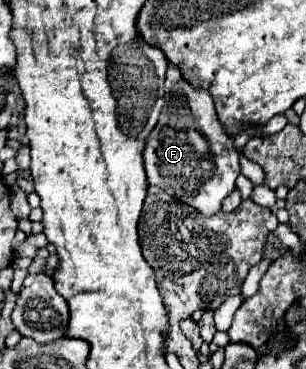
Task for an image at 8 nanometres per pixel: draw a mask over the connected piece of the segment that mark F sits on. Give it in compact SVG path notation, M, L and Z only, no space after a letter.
M172 63L168 65L168 71L166 71L164 99L166 99L166 105L162 109L160 121L148 135L146 147L144 147L144 169L148 175L148 183L158 185L162 191L174 195L182 203L188 203L202 215L212 217L222 211L222 201L236 189L234 181L240 175L240 163L238 163L238 151L234 147L234 141L230 135L218 133L218 129L204 129L204 125L208 123L218 123L222 127L222 123L218 121L210 91L204 87L190 85L190 81L184 79L182 71Z

